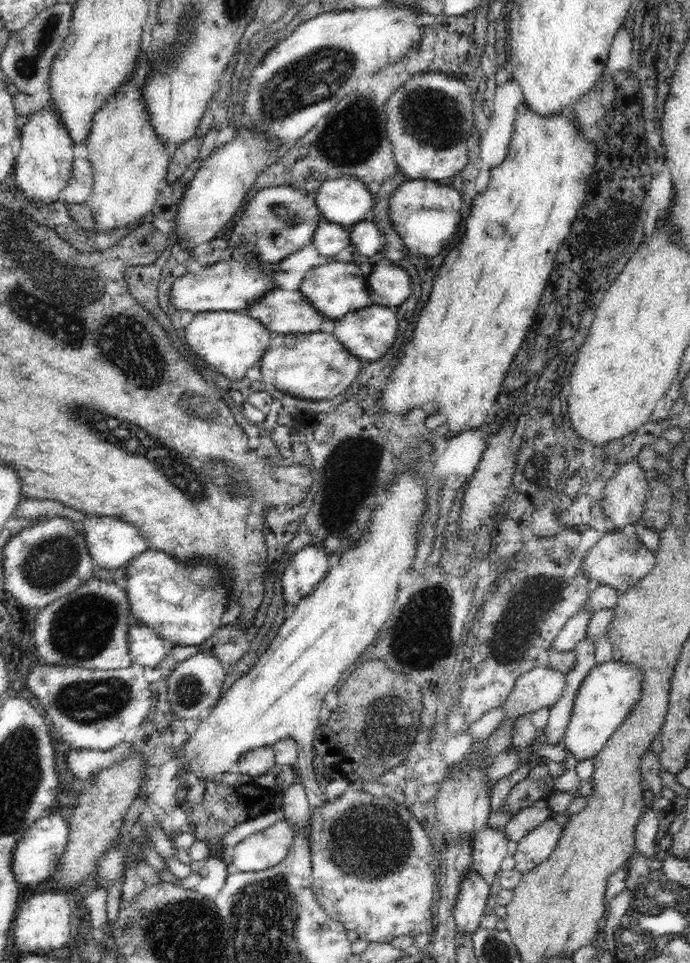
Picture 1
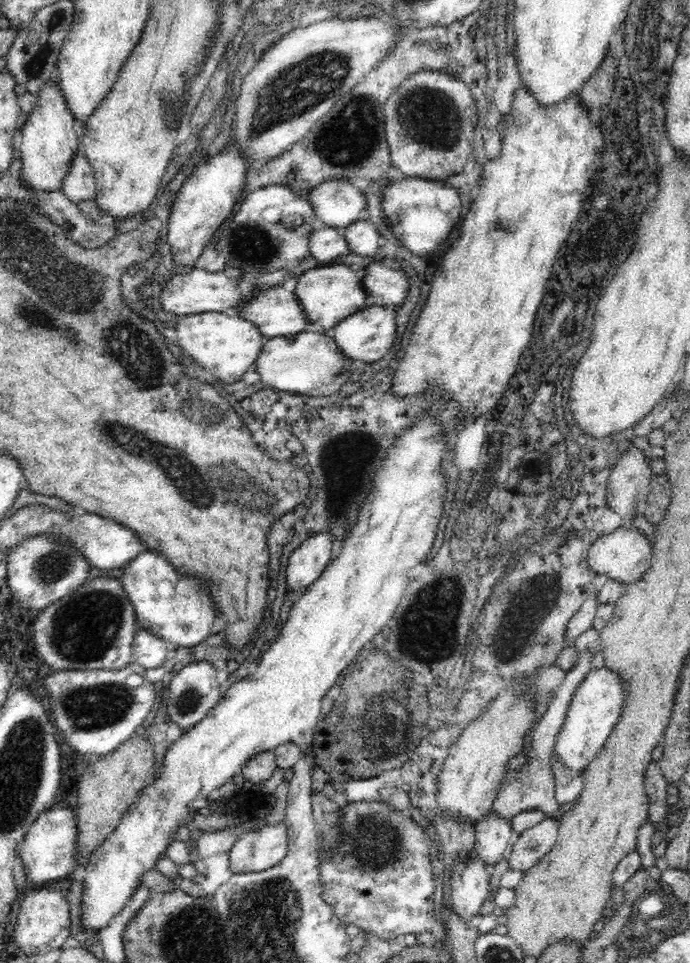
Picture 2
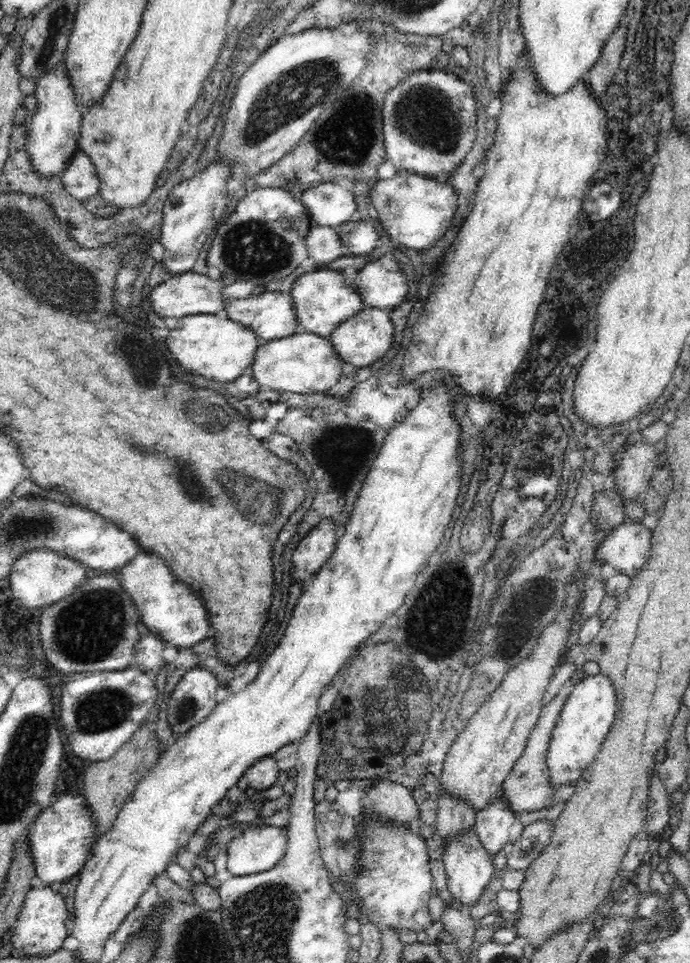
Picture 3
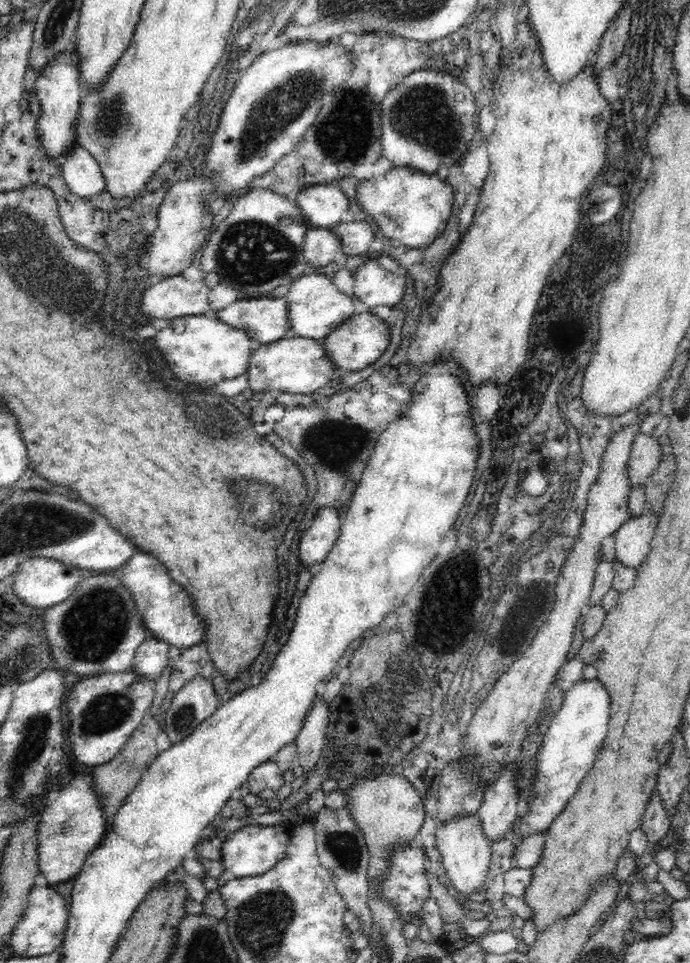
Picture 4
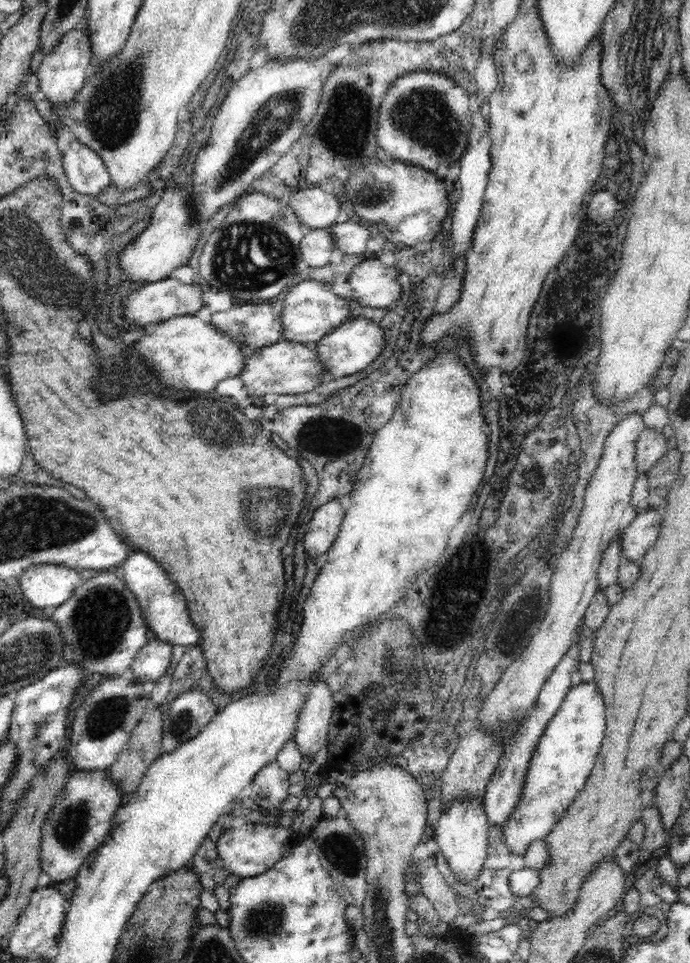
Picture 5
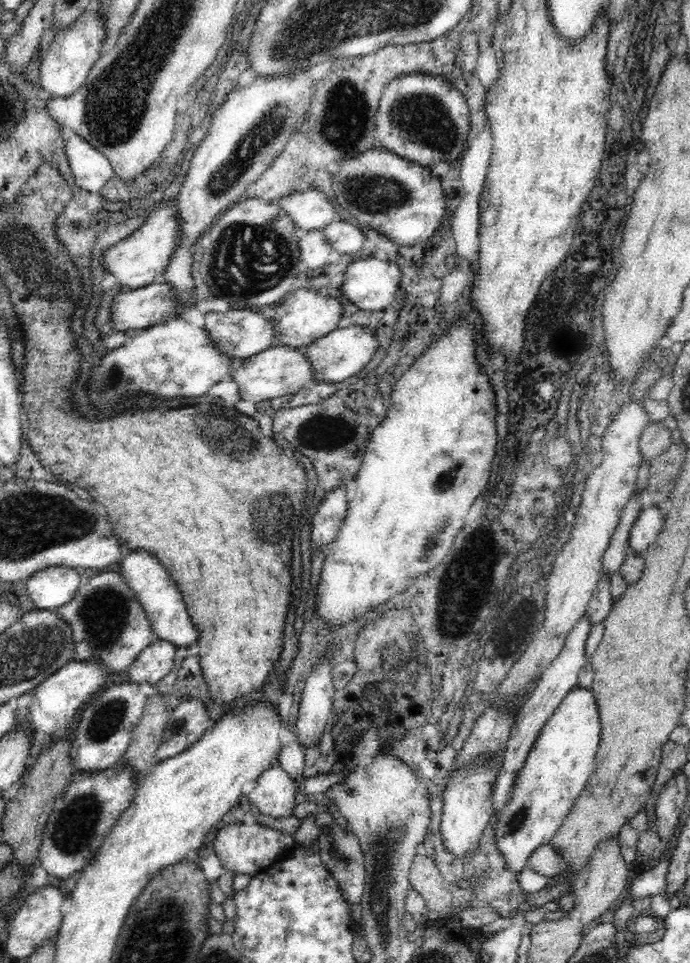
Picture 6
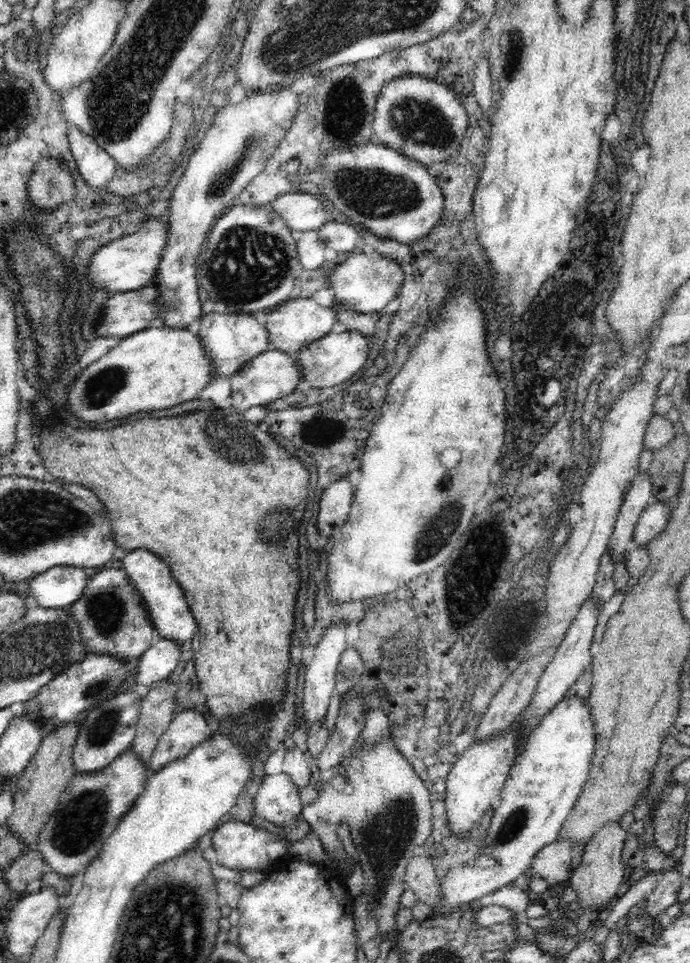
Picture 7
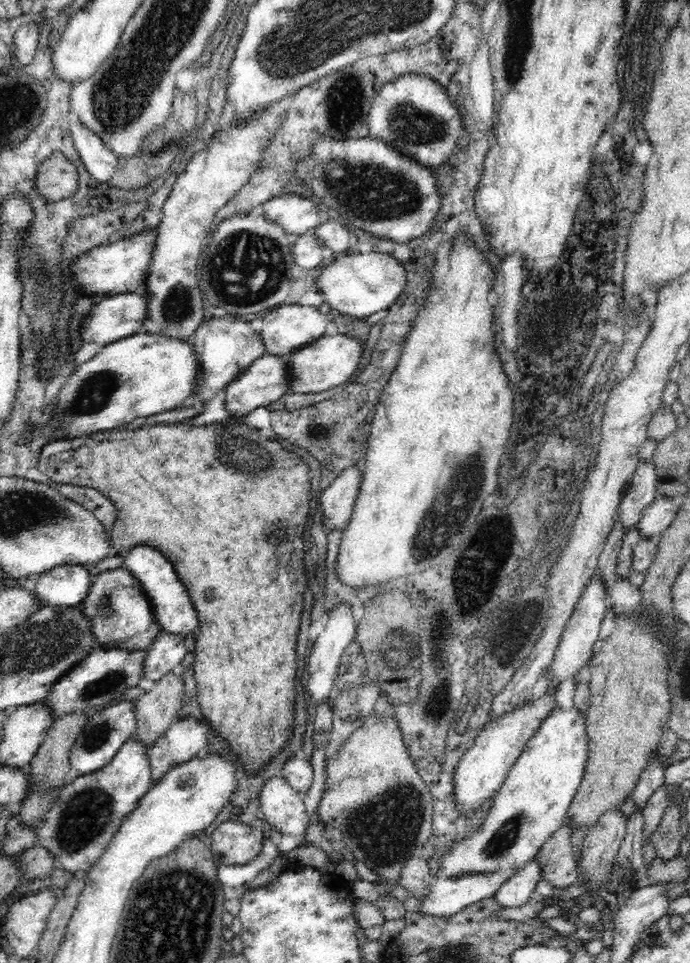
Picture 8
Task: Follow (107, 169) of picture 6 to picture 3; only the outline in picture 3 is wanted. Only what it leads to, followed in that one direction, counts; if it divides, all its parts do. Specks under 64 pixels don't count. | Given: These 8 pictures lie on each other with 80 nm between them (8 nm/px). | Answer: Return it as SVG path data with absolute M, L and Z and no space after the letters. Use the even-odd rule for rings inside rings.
M78 150L73 155L60 176L66 192L76 200L82 202L99 192L100 179L96 168L83 151Z

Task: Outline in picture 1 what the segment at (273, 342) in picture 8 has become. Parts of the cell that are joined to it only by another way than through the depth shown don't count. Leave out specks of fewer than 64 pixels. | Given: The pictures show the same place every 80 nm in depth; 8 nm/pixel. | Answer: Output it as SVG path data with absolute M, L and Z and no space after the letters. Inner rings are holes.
M333 261L311 268L305 272L299 288L304 298L318 309L324 318L337 321L345 314L360 310L371 304L369 299L367 276L364 276L360 265L354 262Z

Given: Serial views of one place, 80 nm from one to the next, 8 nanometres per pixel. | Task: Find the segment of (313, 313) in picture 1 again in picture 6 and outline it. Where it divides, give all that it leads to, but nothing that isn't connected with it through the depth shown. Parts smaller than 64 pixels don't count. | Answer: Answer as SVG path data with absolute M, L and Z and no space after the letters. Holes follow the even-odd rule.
M231 306L229 311L211 311L205 314L205 334L213 348L217 348L229 362L240 362L273 346L273 328L270 319L252 309Z

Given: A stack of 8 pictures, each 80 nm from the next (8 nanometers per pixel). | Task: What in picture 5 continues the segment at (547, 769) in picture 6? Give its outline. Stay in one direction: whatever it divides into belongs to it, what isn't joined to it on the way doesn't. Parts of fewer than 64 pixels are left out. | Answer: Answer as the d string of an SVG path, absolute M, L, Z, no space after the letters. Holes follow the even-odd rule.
M582 682L569 690L560 709L545 726L527 769L526 784L520 792L522 798L508 816L508 824L502 828L506 834L504 844L508 845L510 853L524 854L531 842L546 838L584 788L604 738L604 708L604 698L595 682Z

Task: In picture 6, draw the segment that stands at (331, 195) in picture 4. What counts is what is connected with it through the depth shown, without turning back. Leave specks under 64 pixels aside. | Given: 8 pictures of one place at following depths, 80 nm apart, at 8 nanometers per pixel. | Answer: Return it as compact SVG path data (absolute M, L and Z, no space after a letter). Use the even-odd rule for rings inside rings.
M320 190L292 193L277 202L300 233L326 228L334 220L334 204Z

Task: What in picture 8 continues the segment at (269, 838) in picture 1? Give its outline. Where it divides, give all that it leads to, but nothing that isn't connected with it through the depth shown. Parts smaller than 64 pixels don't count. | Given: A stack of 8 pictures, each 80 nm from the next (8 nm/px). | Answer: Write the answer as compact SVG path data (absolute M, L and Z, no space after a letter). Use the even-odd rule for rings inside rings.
M225 821L212 833L211 853L218 866L242 866L264 848L264 834L238 821Z

